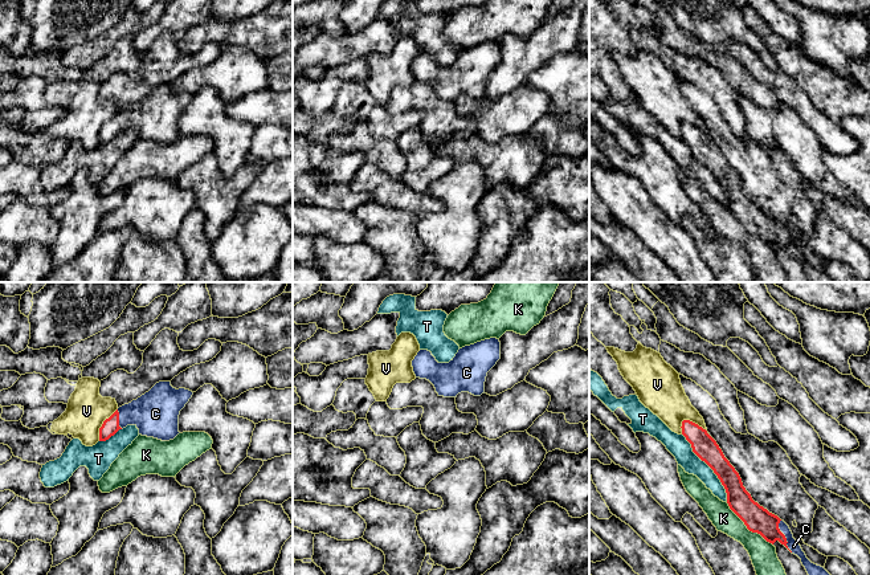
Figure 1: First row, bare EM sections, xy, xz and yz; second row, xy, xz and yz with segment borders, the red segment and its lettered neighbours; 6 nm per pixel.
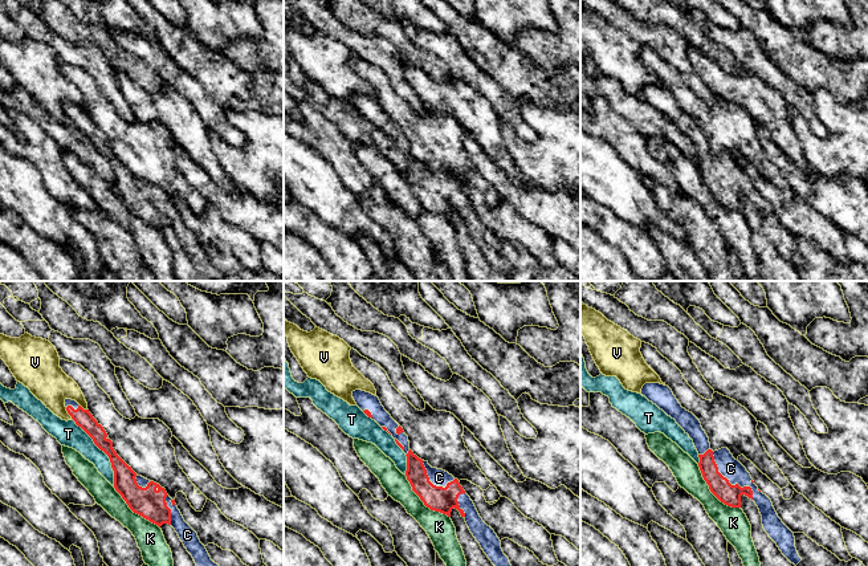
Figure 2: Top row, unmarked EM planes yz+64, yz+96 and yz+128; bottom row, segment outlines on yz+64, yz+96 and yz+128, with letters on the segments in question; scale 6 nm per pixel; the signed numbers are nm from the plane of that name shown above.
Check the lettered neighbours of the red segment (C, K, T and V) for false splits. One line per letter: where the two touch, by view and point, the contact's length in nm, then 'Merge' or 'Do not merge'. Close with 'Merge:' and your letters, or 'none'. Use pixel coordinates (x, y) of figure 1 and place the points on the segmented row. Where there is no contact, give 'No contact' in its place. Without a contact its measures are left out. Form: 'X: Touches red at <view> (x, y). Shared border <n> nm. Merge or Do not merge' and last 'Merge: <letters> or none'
C: Touches red at yz (784, 535). Shared border 220 nm. Merge
K: Touches red at yz (747, 527). Shared border 380 nm. Do not merge
T: Touches red at yz (710, 467). Shared border 500 nm. Do not merge
V: Touches red at yz (694, 423). Shared border 170 nm. Do not merge
Merge: C

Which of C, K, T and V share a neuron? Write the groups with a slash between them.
C / K / T / V

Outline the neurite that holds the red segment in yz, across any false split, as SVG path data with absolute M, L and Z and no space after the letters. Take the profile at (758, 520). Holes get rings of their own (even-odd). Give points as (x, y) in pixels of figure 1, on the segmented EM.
M683 420L681 428L682 435L691 444L693 452L718 476L726 489L730 509L744 522L749 531L760 534L772 545L779 541L801 559L808 575L830 575L824 567L812 563L806 558L784 521L752 499L743 486L739 473L706 429L690 420Z

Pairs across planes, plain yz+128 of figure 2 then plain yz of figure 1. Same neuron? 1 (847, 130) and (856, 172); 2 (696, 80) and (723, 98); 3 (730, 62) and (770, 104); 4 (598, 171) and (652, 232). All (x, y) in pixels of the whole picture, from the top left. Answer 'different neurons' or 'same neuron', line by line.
1: same neuron
2: same neuron
3: same neuron
4: same neuron

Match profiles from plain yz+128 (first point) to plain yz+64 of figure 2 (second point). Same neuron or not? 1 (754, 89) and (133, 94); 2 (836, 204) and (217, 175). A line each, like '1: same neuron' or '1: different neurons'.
1: same neuron
2: different neurons

